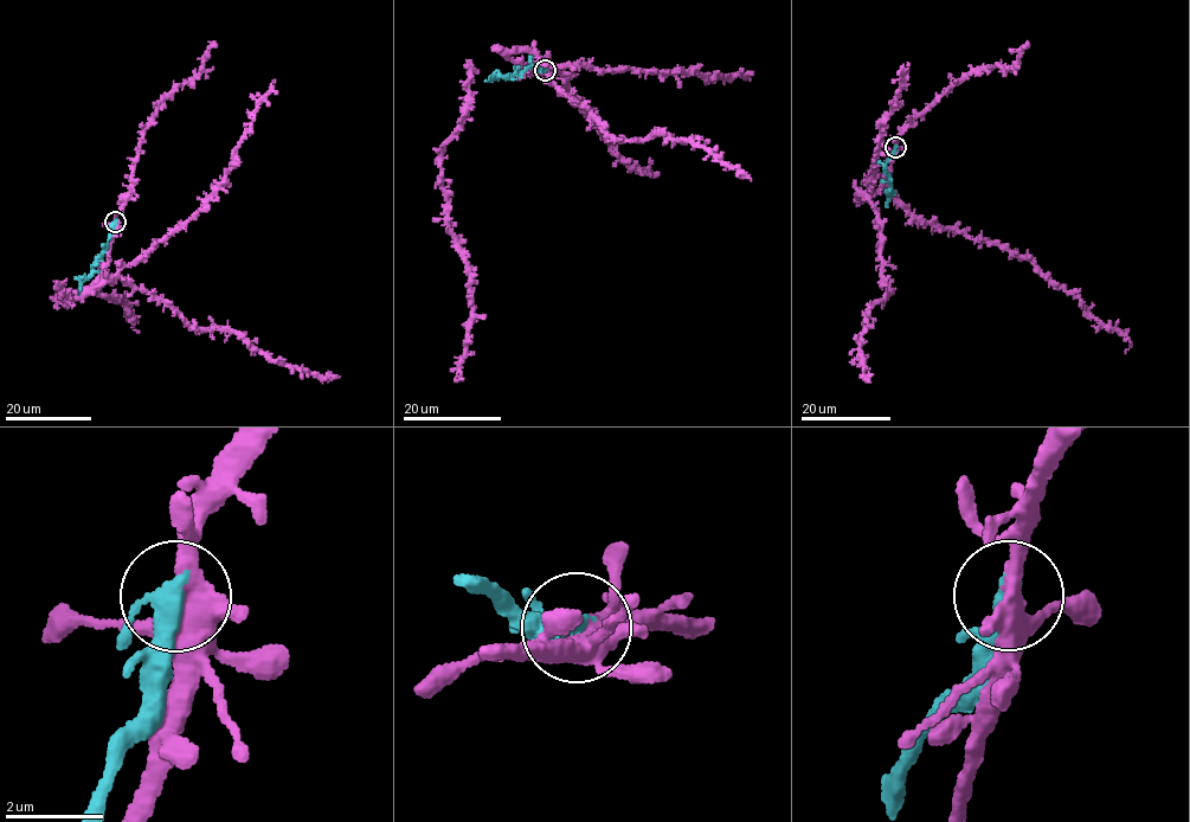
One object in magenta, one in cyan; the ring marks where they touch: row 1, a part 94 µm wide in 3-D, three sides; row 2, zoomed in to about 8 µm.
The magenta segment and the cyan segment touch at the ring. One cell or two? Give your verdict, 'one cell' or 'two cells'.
two cells

